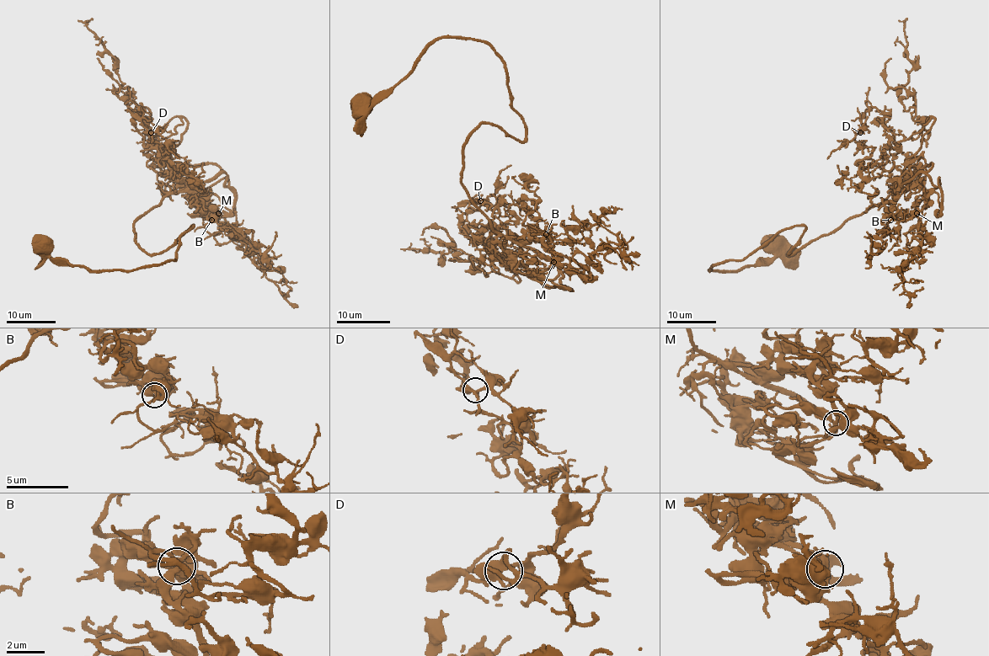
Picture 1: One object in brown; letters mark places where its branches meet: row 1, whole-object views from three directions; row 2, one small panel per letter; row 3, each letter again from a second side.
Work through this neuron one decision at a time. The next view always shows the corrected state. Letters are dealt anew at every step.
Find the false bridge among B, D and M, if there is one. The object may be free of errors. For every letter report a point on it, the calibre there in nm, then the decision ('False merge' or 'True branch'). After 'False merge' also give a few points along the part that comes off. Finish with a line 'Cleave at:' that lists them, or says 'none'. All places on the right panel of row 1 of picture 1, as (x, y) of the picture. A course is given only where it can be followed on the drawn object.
B: Place: (890, 220). Thickness 280 nm. True branch
D: Place: (860, 132). Thickness 340 nm. True branch
M: Place: (916, 213). Thickness 320 nm. True branch
Cleave at: none

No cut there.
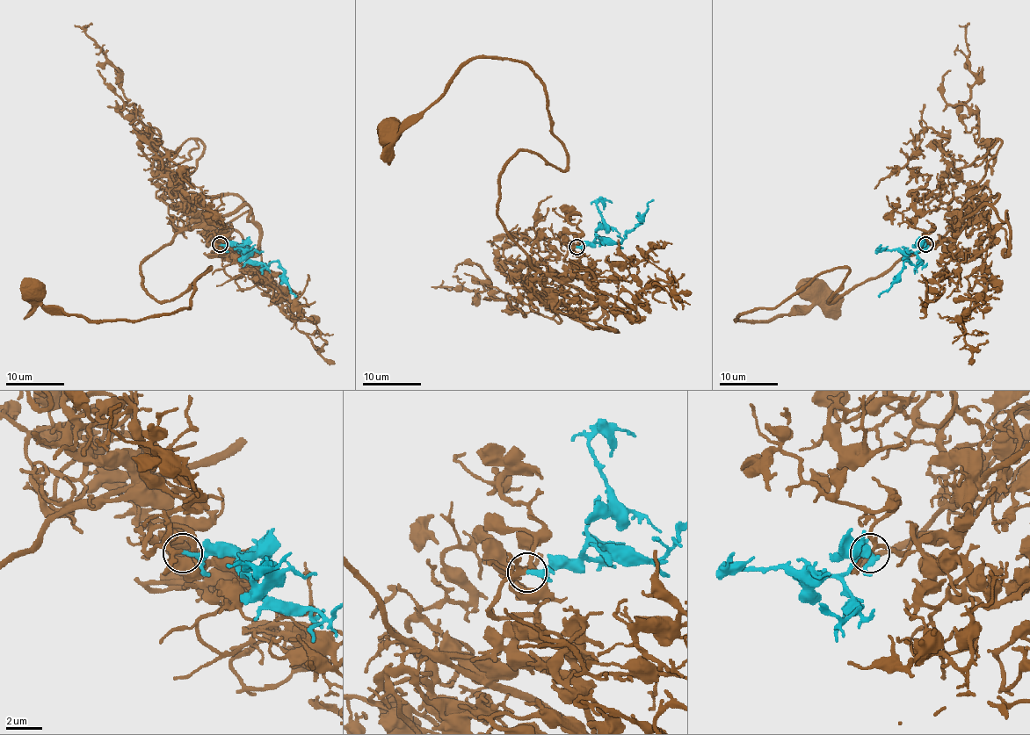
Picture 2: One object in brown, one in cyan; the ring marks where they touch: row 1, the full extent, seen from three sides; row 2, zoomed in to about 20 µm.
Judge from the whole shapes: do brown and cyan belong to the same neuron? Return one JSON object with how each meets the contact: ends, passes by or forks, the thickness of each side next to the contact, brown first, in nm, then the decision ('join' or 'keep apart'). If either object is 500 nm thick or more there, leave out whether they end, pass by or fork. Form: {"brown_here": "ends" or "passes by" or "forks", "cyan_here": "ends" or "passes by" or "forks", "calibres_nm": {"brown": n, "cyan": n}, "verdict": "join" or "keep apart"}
{"brown_here": "passes by", "cyan_here": "passes by", "calibres_nm": {"brown": 170, "cyan": 170}, "verdict": "join"}

